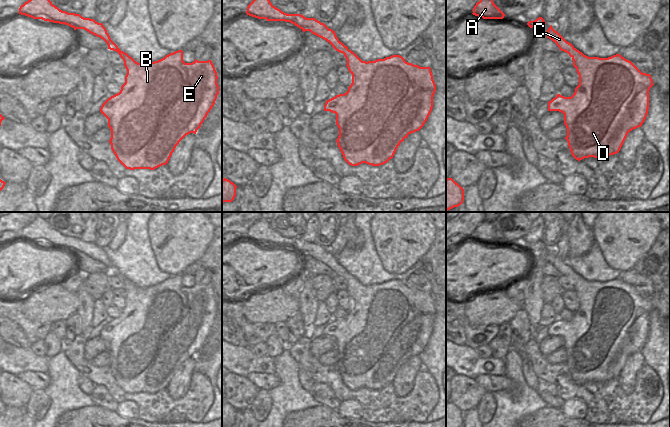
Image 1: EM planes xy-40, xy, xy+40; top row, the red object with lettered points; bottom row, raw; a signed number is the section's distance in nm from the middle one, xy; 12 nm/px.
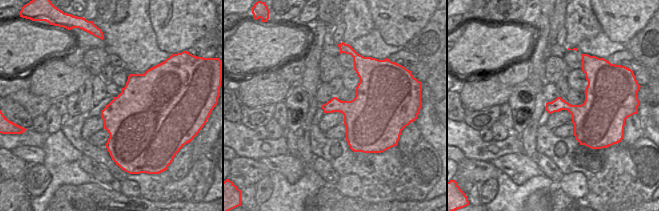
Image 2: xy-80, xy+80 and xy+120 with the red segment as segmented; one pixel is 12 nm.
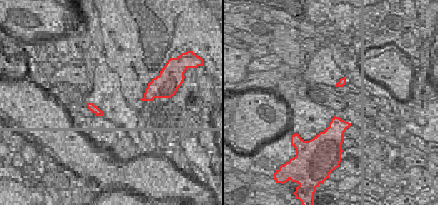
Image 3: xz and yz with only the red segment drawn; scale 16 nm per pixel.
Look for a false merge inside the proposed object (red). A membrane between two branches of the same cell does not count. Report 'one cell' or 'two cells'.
one cell

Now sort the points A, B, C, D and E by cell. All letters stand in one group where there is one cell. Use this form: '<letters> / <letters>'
A B C D E

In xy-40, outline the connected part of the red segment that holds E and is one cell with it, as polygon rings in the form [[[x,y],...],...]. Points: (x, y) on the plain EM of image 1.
[[[38,216],[20,230],[19,238],[65,248],[74,254],[84,253],[103,263],[108,273],[116,275],[123,283],[127,294],[125,307],[119,317],[102,328],[100,336],[108,343],[111,373],[126,393],[154,394],[166,389],[179,366],[190,357],[196,358],[215,328],[219,310],[217,296],[211,284],[195,283],[192,287],[185,287],[183,275],[178,274],[158,285],[138,287],[118,272],[102,247],[84,242],[80,238],[62,235],[46,219]]]

